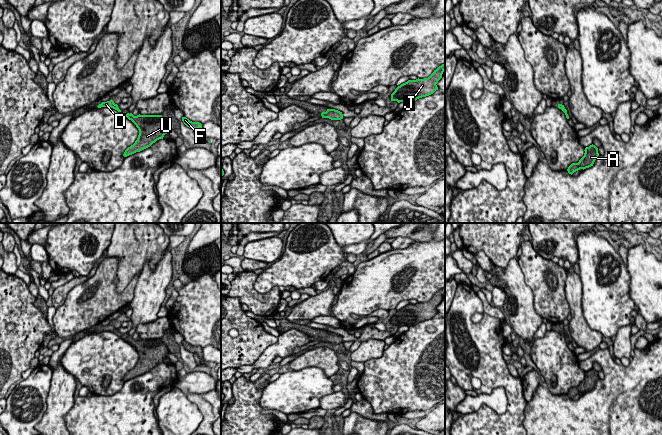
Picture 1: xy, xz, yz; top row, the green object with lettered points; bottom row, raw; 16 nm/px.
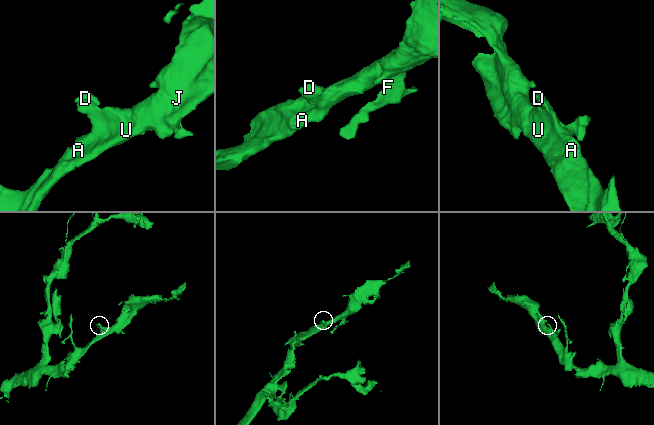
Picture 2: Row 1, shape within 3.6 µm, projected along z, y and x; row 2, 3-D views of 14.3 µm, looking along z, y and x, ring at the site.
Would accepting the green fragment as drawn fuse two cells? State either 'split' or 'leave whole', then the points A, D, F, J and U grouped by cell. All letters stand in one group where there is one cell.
leave whole; groups A D F J U

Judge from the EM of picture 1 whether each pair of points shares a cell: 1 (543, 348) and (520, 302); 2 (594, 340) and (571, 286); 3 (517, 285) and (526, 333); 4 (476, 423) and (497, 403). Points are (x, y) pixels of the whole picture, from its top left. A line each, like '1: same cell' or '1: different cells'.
1: different cells
2: same cell
3: same cell
4: different cells

